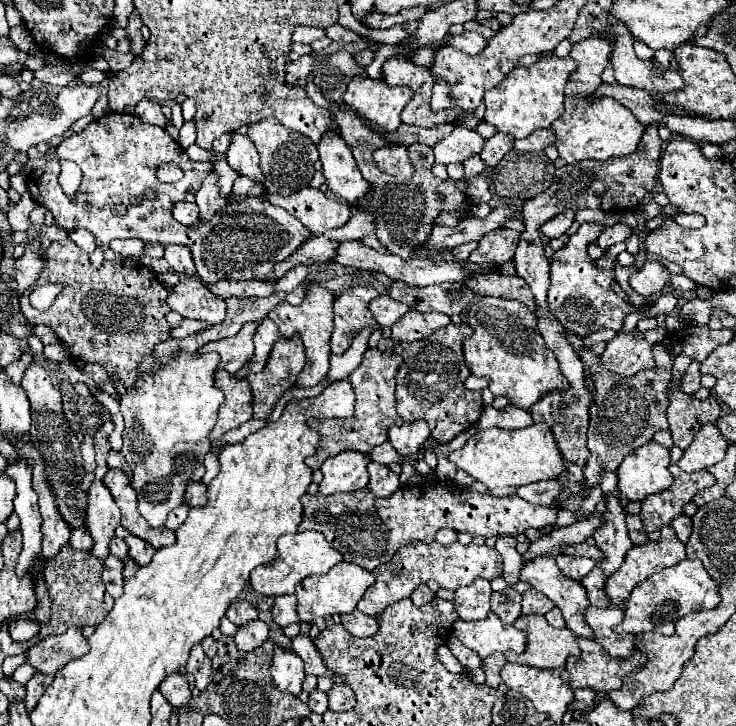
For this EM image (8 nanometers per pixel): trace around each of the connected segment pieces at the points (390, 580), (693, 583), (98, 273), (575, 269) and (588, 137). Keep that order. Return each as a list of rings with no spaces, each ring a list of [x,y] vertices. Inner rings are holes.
[[[410,542],[402,550],[394,554],[394,558],[386,564],[380,564],[374,572],[376,582],[364,592],[362,600],[358,602],[358,610],[368,616],[380,616],[386,606],[410,596],[420,584],[434,580],[440,588],[456,590],[460,586],[472,584],[476,578],[494,580],[502,576],[502,558],[496,548],[490,546],[442,546],[438,542],[424,544],[424,542]]]
[[[680,560],[672,568],[666,568],[646,582],[638,584],[628,600],[624,610],[622,624],[616,626],[618,634],[644,634],[644,632],[660,632],[664,636],[672,636],[676,622],[692,612],[712,610],[720,602],[718,586],[712,584],[712,578],[704,570],[700,560]]]
[[[70,238],[52,242],[44,256],[46,266],[34,286],[62,284],[62,292],[46,312],[40,312],[32,308],[28,300],[28,294],[34,290],[34,286],[24,290],[20,296],[20,306],[28,324],[50,326],[60,342],[70,350],[74,360],[84,364],[102,364],[114,380],[118,380],[125,388],[134,388],[140,360],[154,354],[156,344],[172,338],[172,328],[164,318],[170,310],[166,304],[168,290],[158,282],[156,274],[138,260],[104,260],[100,268],[94,268],[88,260],[88,254],[82,252]]]
[[[582,224],[576,234],[570,236],[568,244],[554,252],[552,264],[550,264],[550,288],[548,288],[548,304],[552,314],[560,320],[560,324],[578,336],[586,336],[598,330],[614,330],[618,332],[622,326],[622,320],[628,312],[634,312],[636,308],[620,300],[612,290],[614,272],[602,272],[594,266],[594,260],[588,258],[588,244],[596,242],[598,234],[604,228],[600,224]]]
[[[566,98],[564,114],[552,124],[556,136],[556,150],[560,158],[568,164],[594,158],[610,160],[616,156],[632,154],[640,142],[644,126],[634,118],[634,114],[614,98]]]

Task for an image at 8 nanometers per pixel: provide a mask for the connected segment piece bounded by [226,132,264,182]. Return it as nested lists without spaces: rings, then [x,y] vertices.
[[[232,132],[232,144],[228,146],[226,160],[228,160],[228,164],[234,166],[234,170],[242,172],[244,176],[250,176],[250,178],[264,182],[264,178],[260,178],[258,152],[256,152],[256,148],[248,136]]]

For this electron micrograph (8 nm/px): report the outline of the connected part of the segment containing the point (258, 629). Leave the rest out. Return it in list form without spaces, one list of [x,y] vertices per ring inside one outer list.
[[[256,618],[256,620],[240,626],[238,632],[236,632],[236,636],[234,636],[234,640],[236,640],[236,646],[240,650],[244,650],[244,652],[254,650],[264,640],[268,640],[268,626],[260,618]]]

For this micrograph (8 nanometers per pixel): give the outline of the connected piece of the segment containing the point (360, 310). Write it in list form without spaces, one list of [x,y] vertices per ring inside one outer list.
[[[352,286],[348,290],[344,290],[336,302],[334,302],[334,334],[330,338],[330,346],[332,352],[336,356],[342,356],[354,336],[366,328],[378,328],[378,322],[372,318],[370,310],[368,310],[368,302],[372,302],[372,298],[376,298],[380,292],[372,286]]]

